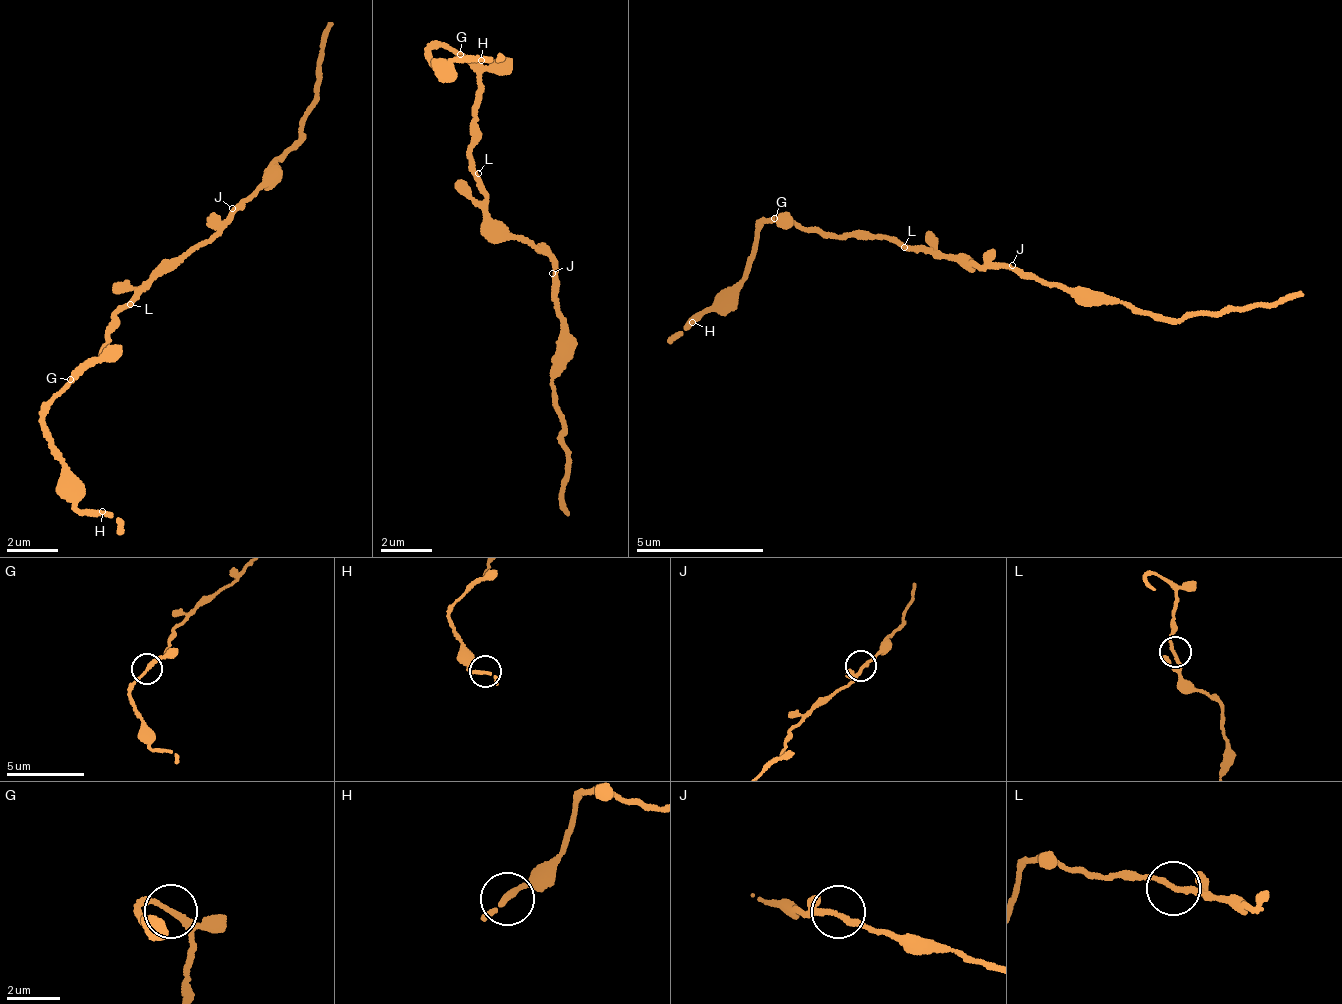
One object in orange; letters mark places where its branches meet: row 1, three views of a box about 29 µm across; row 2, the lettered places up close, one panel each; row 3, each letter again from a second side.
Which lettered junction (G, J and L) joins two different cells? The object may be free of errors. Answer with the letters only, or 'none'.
none

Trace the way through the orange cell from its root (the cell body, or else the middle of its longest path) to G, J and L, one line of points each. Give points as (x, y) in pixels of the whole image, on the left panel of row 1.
G: (168, 274), (150, 282), (140, 299), (122, 306), (104, 336), (109, 341), (95, 364), (69, 379)
J: (168, 274), (226, 218), (232, 208)
L: (168, 274), (150, 282), (140, 299), (130, 304)

